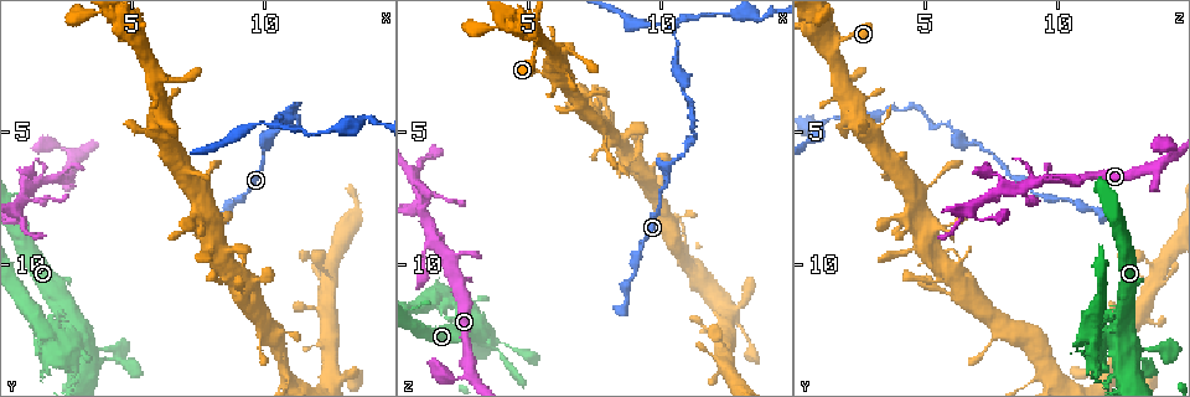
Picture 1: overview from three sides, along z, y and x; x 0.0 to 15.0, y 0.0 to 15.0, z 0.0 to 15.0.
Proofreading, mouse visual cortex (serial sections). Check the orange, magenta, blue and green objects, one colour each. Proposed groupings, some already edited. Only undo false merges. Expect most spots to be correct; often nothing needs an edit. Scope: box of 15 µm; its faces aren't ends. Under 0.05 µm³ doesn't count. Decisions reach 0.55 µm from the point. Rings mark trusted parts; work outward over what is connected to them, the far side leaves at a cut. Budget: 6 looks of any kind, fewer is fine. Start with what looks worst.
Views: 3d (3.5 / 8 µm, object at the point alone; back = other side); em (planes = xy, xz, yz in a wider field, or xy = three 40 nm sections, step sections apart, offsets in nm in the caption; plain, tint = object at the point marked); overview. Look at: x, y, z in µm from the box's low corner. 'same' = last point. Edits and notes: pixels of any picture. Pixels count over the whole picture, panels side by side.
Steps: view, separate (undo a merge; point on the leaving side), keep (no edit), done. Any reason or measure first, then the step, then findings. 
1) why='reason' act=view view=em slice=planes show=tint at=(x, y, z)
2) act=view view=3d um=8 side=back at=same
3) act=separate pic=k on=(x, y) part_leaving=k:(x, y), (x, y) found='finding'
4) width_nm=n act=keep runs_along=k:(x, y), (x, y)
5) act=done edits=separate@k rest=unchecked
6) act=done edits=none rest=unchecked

why='a narrow waist' act=view view=3d um=3.5 at=(10.7, 4.8, 6.0)

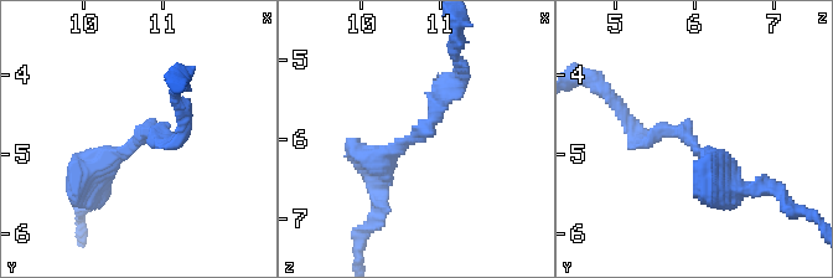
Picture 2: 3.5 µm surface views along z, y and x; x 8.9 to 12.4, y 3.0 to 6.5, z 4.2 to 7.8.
arm_widths_nm=200,250 act=view view=em slice=planes show=tint at=(10.65, 4.90, 6.00)

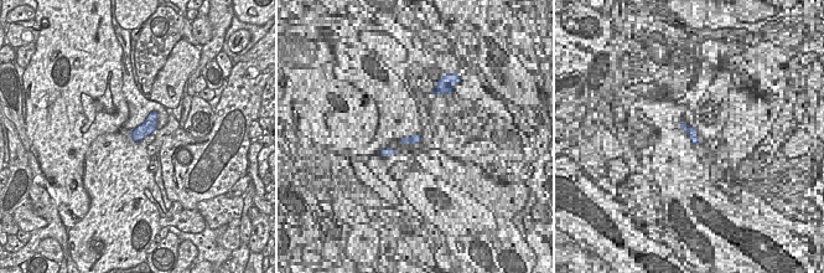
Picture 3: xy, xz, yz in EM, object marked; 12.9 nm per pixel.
act=keep runs_along=2:(746, 190), (686, 133), (639, 140) found='all the same cell'

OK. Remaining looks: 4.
why='abrupt turn' act=view view=3d um=8 at=(10.5, 4.6, 1.1)

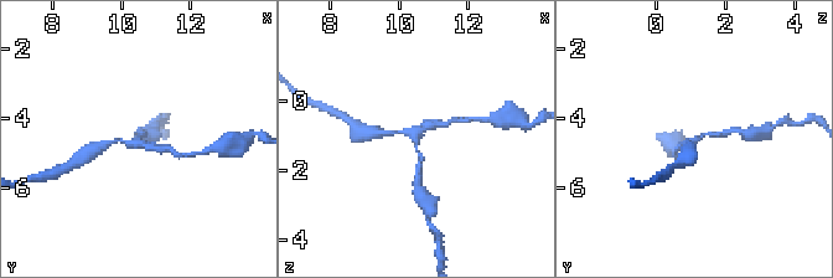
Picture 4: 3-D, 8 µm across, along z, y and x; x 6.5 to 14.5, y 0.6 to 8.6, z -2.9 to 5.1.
why='zoom in' act=view view=3d um=3.5 at=(10.4, 4.7, 1.0)

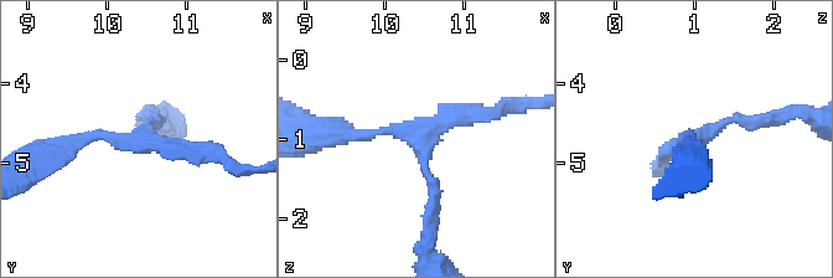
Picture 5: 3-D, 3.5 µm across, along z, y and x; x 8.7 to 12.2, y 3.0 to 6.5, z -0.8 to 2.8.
arms=3 arm_widths_nm=150,150,200 act=view view=em slice=xy step=3 show=tint at=(10.50, 4.70, 1.00)

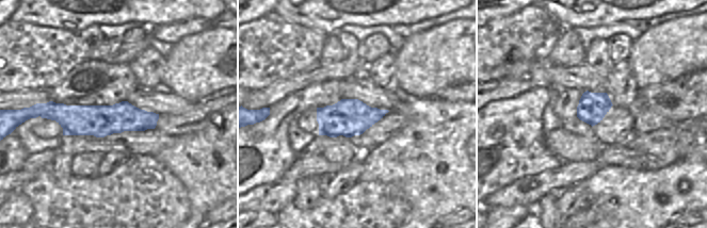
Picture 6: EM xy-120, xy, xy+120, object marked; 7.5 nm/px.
width_nm=280 act=keep runs_along=6:(49, 114), (71, 118), (156, 116) found='all the same cell'

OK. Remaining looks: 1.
act=done edits=none rest=unchecked

